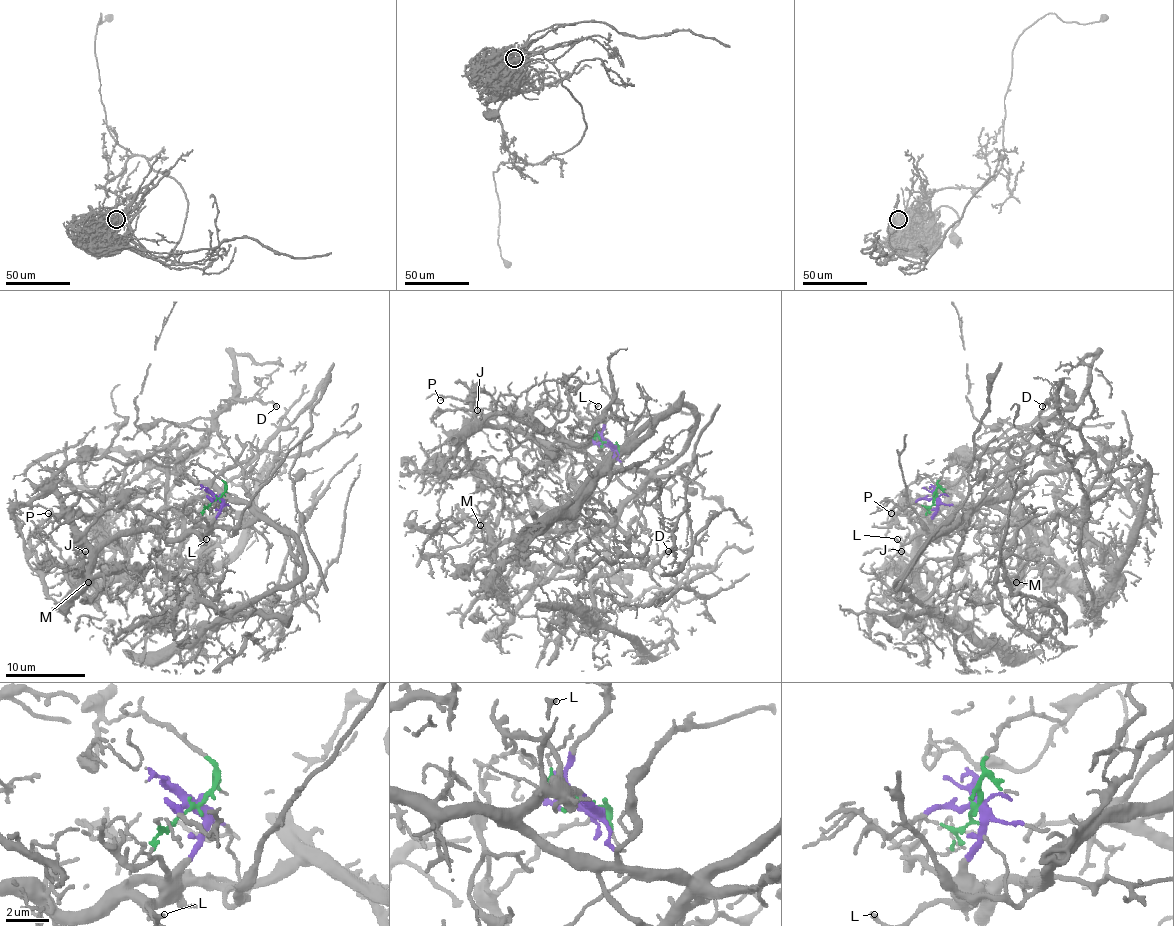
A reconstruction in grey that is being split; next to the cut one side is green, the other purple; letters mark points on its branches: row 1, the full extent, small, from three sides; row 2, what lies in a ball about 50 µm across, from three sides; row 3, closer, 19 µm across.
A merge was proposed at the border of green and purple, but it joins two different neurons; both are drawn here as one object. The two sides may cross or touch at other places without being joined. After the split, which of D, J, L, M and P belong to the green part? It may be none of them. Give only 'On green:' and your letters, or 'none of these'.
On green: D

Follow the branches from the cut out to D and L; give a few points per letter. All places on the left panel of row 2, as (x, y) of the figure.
D: (217, 498), (225, 484), (203, 467), (183, 463), (207, 445), (211, 419), (221, 403), (256, 399), (276, 407)
L: (217, 498), (221, 512), (201, 534), (203, 542), (207, 538)

